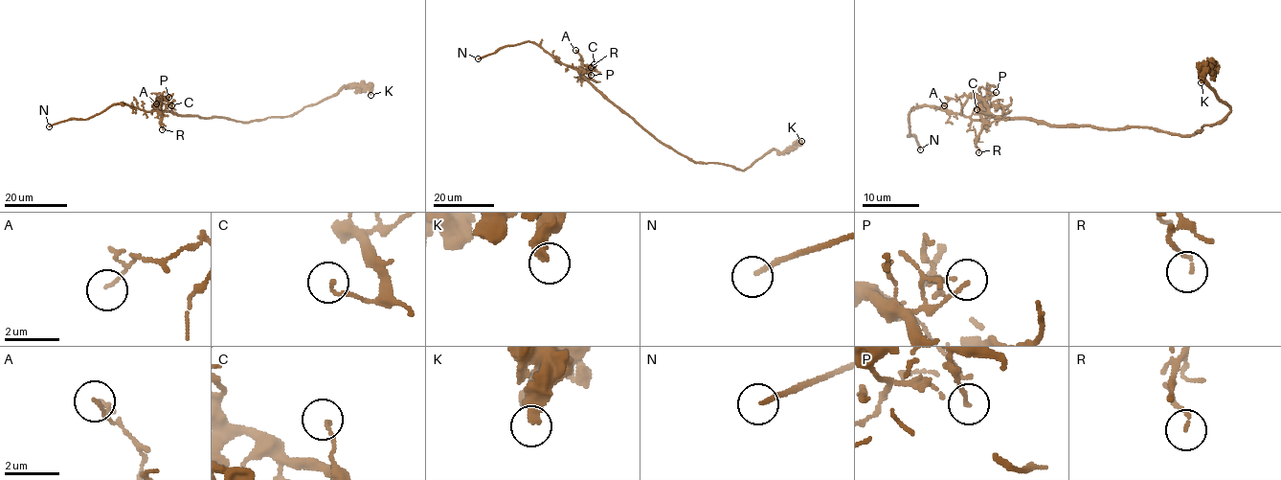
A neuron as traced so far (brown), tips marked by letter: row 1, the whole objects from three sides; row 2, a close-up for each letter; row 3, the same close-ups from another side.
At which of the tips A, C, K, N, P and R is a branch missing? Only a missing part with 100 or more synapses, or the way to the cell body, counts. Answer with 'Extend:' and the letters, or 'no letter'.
Extend: N

